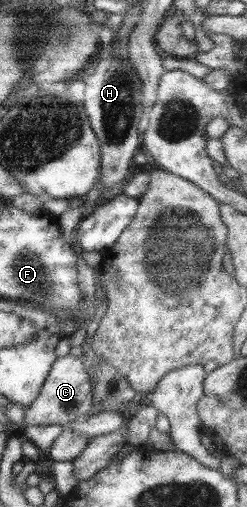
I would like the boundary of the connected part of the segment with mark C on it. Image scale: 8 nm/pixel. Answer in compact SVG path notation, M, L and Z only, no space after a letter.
M69 354L56 358L51 363L51 368L39 389L37 397L24 408L22 426L59 425L62 427L75 419L90 413L91 408L91 384L84 369L85 358L75 357Z

